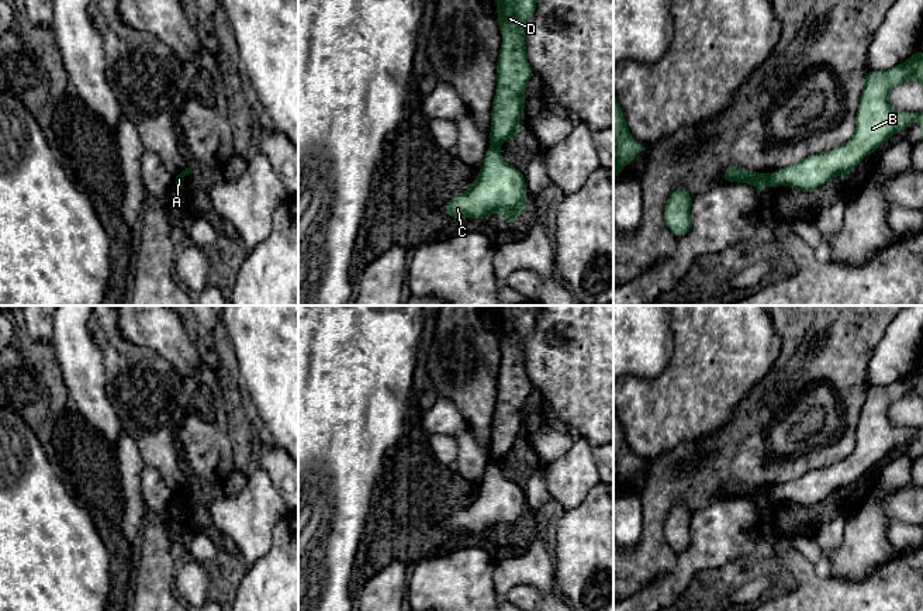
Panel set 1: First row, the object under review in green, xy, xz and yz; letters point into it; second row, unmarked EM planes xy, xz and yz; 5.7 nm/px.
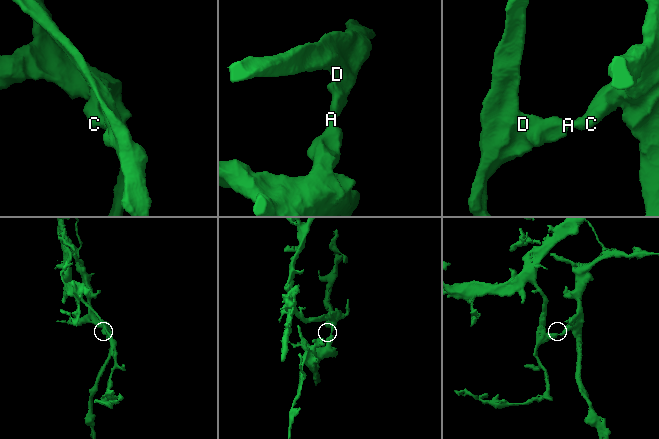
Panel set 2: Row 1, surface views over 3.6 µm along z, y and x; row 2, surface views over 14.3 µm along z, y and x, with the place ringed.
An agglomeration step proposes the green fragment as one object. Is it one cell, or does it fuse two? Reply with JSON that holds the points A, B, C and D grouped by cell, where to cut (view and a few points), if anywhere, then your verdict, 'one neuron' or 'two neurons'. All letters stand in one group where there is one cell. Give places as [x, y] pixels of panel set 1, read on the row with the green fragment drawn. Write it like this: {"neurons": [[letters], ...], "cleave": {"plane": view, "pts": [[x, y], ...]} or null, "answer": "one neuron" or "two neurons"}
{"neurons": [["A", "D"], ["B", "C"]], "cleave": {"plane": "yz", "pts": [[767, 176], [770, 185]]}, "answer": "two neurons"}

